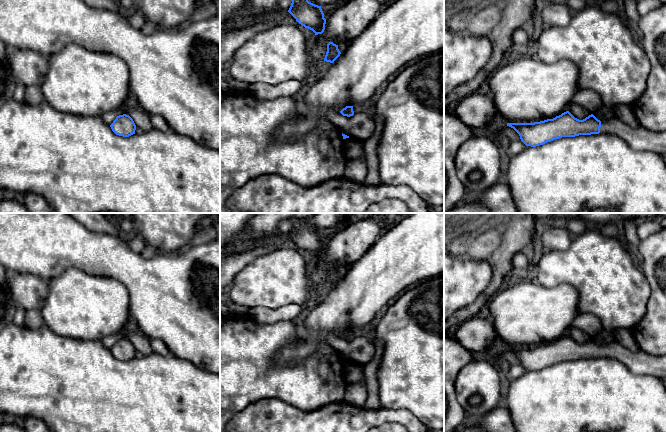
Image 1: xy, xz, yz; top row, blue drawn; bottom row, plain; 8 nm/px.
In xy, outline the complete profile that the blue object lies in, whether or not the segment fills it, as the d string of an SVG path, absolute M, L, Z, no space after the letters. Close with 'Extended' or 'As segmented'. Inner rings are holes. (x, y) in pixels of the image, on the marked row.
M126 114L117 116L110 127L116 135L123 137L129 137L135 134L136 130L133 119Z. As segmented

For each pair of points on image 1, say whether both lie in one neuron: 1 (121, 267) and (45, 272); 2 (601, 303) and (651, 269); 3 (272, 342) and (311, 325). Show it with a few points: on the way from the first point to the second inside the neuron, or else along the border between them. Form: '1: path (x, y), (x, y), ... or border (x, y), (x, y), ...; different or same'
1: path (102, 259), (64, 259); same
2: border (642, 272), (650, 289), (649, 297); different
3: border (297, 321), (298, 337), (291, 343), (281, 347); different

